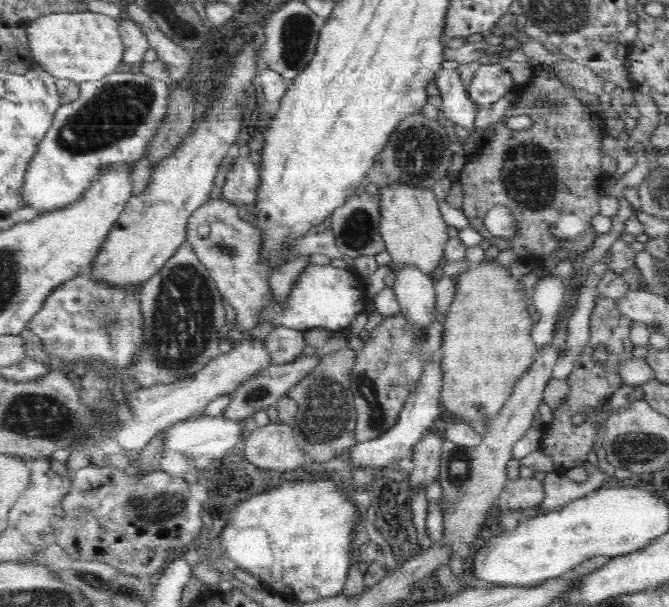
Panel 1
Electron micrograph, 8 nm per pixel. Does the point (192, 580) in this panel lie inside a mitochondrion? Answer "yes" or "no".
no

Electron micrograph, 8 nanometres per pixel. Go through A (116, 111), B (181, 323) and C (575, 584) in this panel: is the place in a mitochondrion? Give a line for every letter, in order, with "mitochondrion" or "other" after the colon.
A: mitochondrion
B: mitochondrion
C: other

